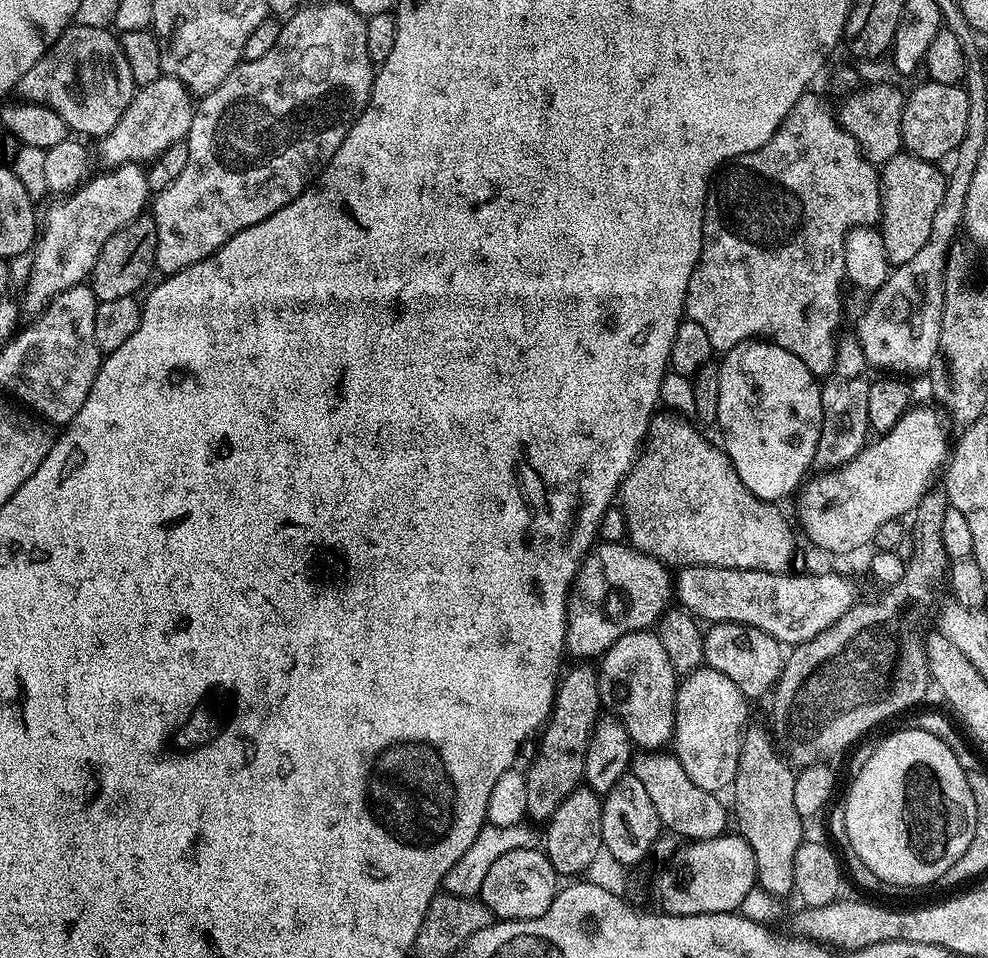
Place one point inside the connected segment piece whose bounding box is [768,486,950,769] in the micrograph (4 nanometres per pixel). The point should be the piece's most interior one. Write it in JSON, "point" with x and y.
{"point":[833,688]}

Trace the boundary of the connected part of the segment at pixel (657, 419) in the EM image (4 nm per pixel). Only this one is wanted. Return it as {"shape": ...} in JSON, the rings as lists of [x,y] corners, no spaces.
{"shape":[[[679,415],[653,416],[636,464],[620,486],[618,500],[624,509],[628,523],[627,539],[632,547],[677,569],[687,568],[689,564],[701,564],[787,573],[788,563],[796,552],[792,528],[787,518],[776,509],[779,507],[773,501],[760,500],[746,490],[723,447],[716,445],[715,448],[687,419]]]}

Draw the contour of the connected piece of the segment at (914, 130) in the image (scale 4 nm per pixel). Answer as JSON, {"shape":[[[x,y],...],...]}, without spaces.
{"shape":[[[923,82],[911,93],[907,93],[904,102],[904,113],[902,114],[902,138],[904,139],[904,148],[911,152],[913,156],[940,162],[940,159],[951,157],[952,151],[962,142],[966,134],[966,118],[970,115],[970,98],[968,91],[960,84],[934,84]]]}

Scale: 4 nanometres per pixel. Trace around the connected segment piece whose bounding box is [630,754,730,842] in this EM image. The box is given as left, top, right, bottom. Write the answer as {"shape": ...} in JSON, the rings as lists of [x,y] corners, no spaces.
{"shape":[[[636,754],[632,757],[631,775],[646,786],[646,794],[654,801],[654,810],[658,810],[658,818],[665,829],[668,828],[676,836],[685,836],[685,841],[709,840],[725,835],[730,828],[730,808],[720,801],[721,797],[714,792],[702,790],[702,786],[694,786],[690,782],[686,770],[682,770],[682,762],[674,754]]]}

